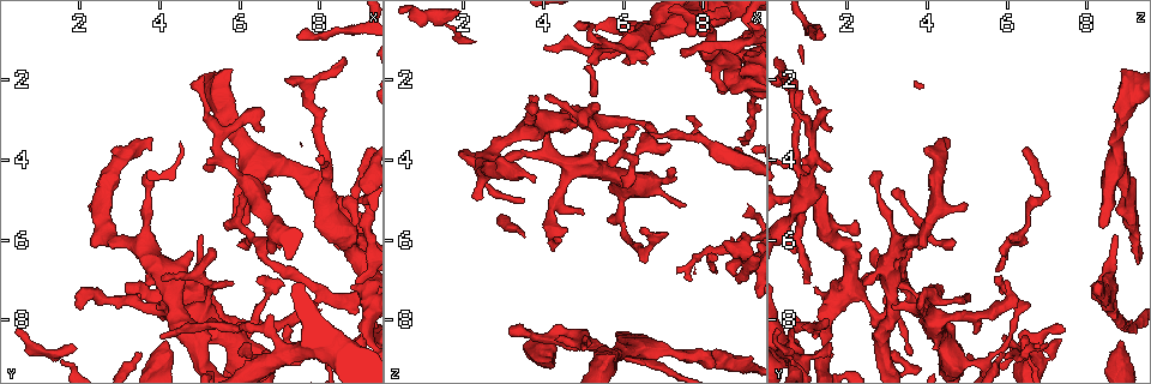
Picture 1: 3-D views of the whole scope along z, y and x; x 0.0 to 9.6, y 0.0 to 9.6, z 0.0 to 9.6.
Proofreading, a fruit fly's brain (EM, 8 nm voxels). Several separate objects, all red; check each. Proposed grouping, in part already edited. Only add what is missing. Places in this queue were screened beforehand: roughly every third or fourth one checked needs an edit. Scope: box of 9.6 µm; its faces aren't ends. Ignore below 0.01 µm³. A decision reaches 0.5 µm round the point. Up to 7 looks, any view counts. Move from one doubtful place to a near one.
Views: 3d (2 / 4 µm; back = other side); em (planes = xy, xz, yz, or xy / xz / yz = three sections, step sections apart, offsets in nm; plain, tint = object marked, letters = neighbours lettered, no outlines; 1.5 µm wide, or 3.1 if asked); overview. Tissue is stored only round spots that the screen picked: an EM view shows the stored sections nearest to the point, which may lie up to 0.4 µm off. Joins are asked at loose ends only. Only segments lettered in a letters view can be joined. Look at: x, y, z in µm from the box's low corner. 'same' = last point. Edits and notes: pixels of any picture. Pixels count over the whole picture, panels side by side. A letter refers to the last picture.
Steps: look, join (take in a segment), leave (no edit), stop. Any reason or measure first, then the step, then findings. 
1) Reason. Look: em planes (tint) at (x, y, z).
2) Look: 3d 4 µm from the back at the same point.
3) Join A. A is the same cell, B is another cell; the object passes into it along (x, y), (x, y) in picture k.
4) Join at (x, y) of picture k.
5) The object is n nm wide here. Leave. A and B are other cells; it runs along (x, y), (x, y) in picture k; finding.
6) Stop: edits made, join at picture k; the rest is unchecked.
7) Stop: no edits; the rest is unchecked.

An open end. Look: em xz step 8 (tint) at (4.15, 8.55, 8.85).

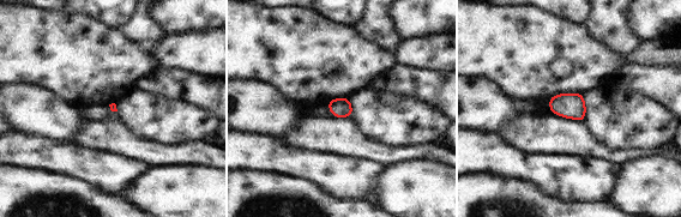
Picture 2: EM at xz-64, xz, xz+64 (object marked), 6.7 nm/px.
Another direction. Look: em planes (letters) at the same point.

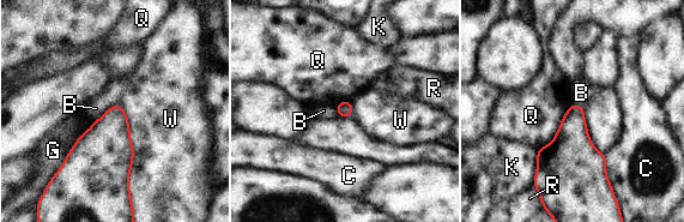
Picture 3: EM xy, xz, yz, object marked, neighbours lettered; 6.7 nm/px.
Leave. B, C, G, K, Q, R and W are other cells; a border runs along (119, 103), (109, 107), (94, 121) in picture 3; no lettered segment goes on from it.

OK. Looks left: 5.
An open end. Look: em yz step 8 (tint) at (3.20, 7.15, 8.25).

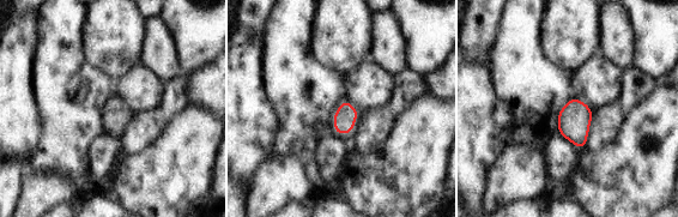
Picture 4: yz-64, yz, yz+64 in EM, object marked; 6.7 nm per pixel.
Look: em planes (letters) at the same point.

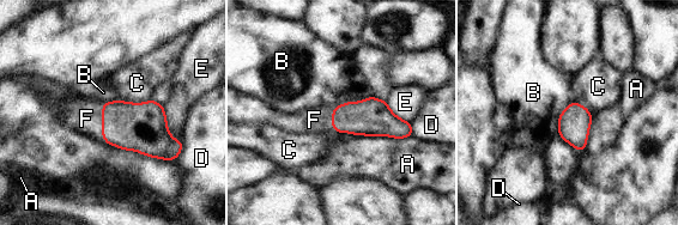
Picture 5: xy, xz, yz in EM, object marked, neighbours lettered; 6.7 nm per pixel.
The longest contact is with A, 380 nm. Join F. F is the same cell, A, B, C, D and E are other cells; the object passes into it along (138, 127), (102, 122), (85, 115) in picture 5; the cell continues.

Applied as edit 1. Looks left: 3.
See it whole again. Look: overview.

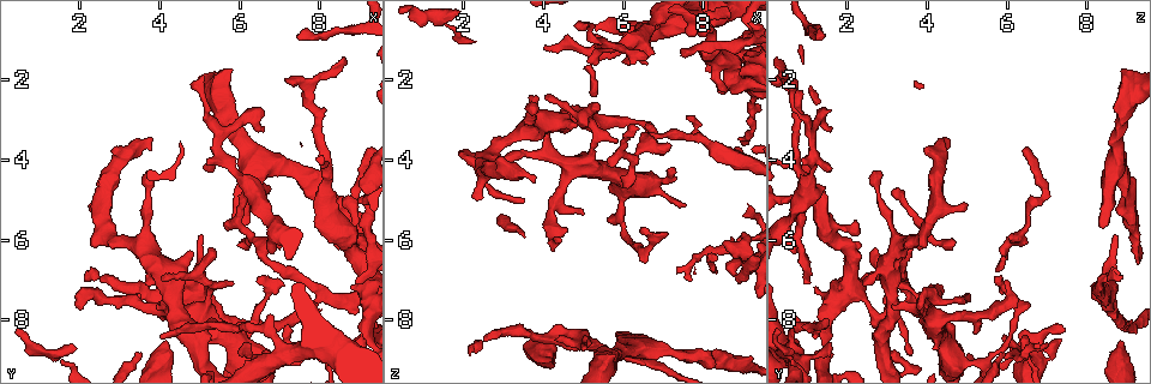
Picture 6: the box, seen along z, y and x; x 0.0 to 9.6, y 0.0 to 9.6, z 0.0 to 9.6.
Free end. Look: em planes (tint) at (5.90, 5.65, 8.35).

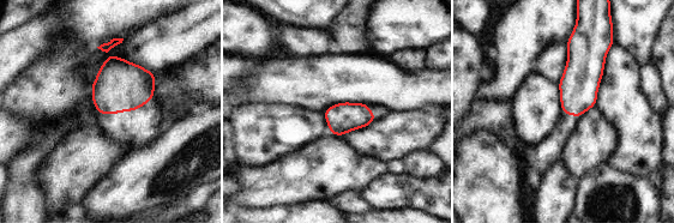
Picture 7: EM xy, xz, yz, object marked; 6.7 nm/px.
What lies round it. Look: em planes (letters) at the same point.

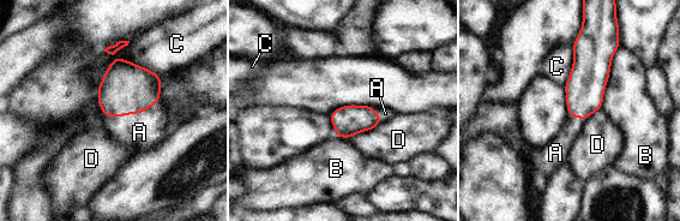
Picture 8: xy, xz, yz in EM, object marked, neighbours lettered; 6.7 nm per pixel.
Join A. A is the same cell, B, C and D are other cells; it goes on there.

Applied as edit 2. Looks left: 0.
Stop: edits made, join at picture 5, join at picture 8; the rest is unchecked.

